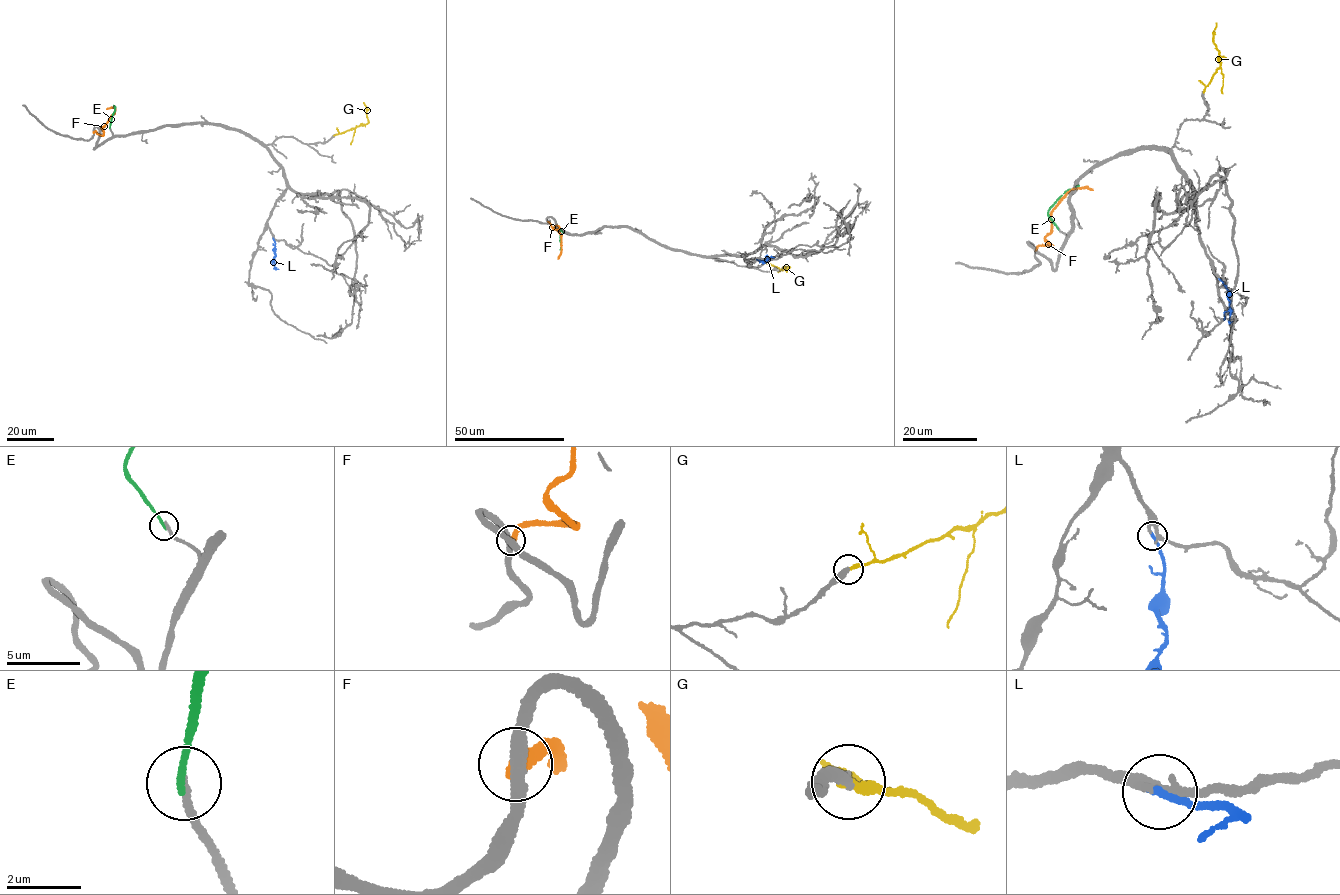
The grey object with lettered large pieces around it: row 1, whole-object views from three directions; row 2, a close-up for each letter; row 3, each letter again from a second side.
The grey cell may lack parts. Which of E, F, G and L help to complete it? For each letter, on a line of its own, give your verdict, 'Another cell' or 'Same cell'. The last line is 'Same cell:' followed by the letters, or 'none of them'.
E: Another cell
F: Another cell
G: Same cell
L: Same cell
Same cell: G, L

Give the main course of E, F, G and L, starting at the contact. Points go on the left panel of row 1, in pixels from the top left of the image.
E: (110, 128), (114, 105)
F: (93, 132), (102, 135), (102, 128), (115, 107), (106, 109)
G: (335, 135), (368, 122), (363, 102)
L: (273, 238), (274, 267), (278, 269)

